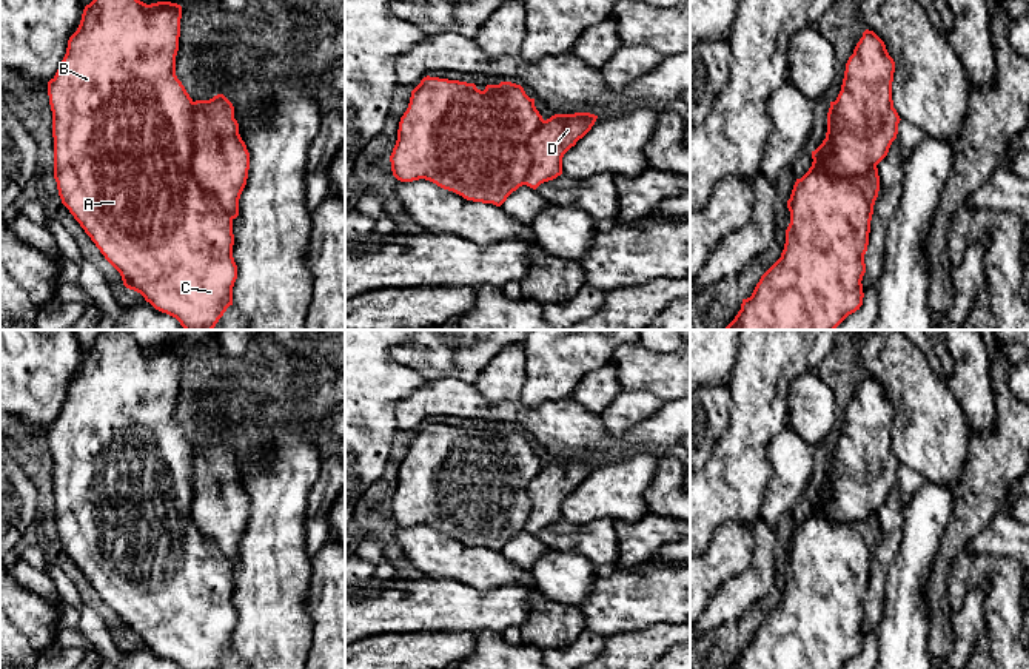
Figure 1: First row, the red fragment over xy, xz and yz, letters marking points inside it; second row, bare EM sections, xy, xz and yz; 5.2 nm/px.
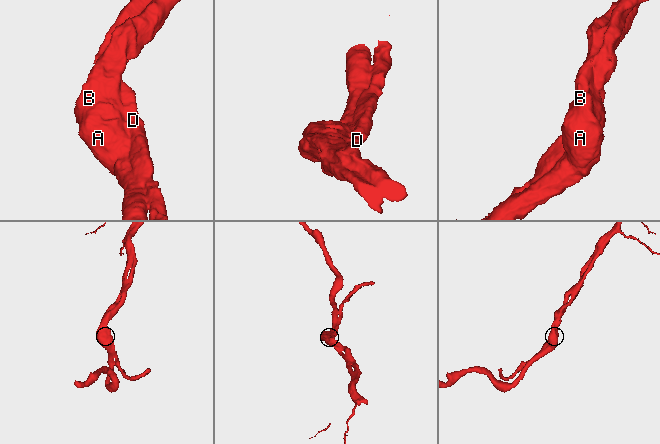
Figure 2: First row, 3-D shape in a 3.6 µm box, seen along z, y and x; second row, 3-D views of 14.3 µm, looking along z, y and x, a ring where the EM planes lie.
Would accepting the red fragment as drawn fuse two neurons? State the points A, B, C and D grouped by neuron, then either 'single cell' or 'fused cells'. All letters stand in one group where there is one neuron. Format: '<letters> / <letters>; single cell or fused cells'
A B C D; single cell

